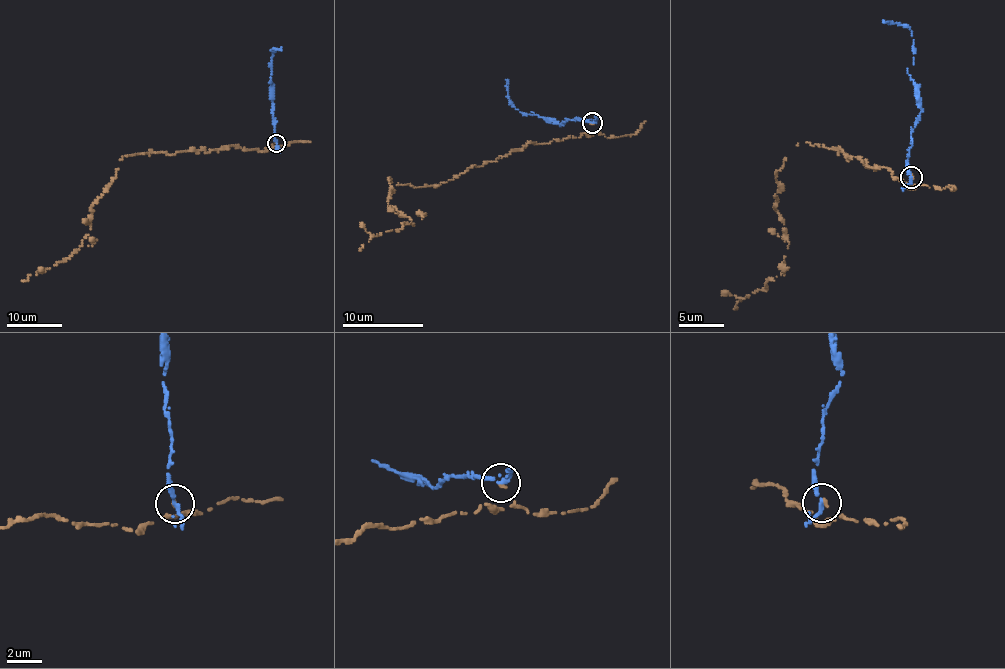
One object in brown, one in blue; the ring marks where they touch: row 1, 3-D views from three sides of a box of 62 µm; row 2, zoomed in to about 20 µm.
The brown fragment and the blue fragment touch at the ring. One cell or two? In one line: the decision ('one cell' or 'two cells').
two cells

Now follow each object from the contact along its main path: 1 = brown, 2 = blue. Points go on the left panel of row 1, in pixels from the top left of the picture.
1: (275, 142), (262, 151), (233, 146), (122, 157), (114, 179), (91, 206), (83, 244), (67, 259), (23, 281)
2: (276, 142), (271, 58), (272, 50), (281, 48)

